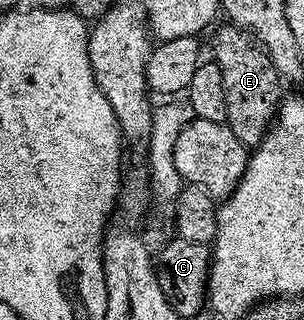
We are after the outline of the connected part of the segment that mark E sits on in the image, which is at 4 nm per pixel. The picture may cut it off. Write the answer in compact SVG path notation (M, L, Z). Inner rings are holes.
M225 25L214 35L214 55L212 61L220 69L224 77L224 97L226 98L226 124L230 126L231 136L238 139L247 149L253 149L262 142L262 136L268 130L268 124L275 114L280 102L278 95L278 83L280 76L278 70L272 65L268 53L259 44L254 42L254 36L249 31L243 31L241 27Z

